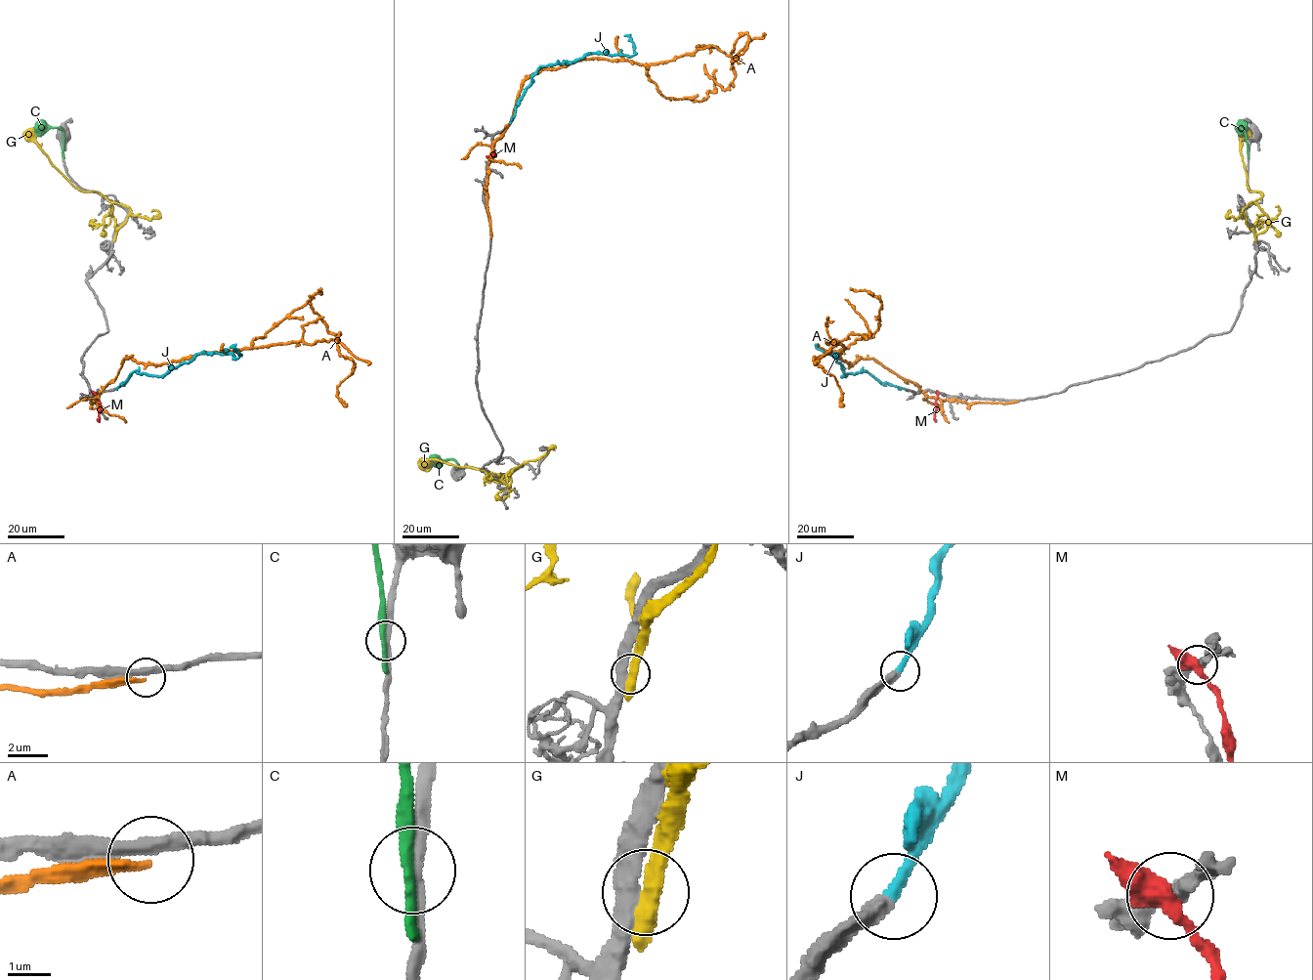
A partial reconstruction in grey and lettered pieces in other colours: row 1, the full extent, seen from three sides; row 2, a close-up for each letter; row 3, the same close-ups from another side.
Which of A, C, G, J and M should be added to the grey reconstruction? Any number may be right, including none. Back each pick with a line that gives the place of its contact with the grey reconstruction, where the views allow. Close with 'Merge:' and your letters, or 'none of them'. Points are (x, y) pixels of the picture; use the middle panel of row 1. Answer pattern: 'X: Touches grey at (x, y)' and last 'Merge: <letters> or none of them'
J: Touches grey at (510, 123)
Merge: J

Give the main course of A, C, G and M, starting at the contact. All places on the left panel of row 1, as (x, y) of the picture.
A: (96, 401), (91, 404), (125, 359), (167, 363), (203, 353), (333, 340), (354, 364), (337, 387), (347, 406)
C: (63, 153), (63, 132), (61, 128), (39, 127), (34, 132)
G: (114, 237), (130, 210), (110, 202), (98, 192), (77, 190), (52, 163), (30, 129)
M: (95, 393), (101, 407), (98, 421)

